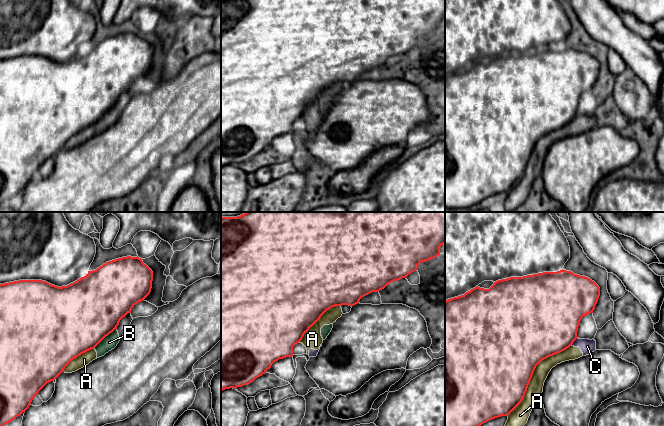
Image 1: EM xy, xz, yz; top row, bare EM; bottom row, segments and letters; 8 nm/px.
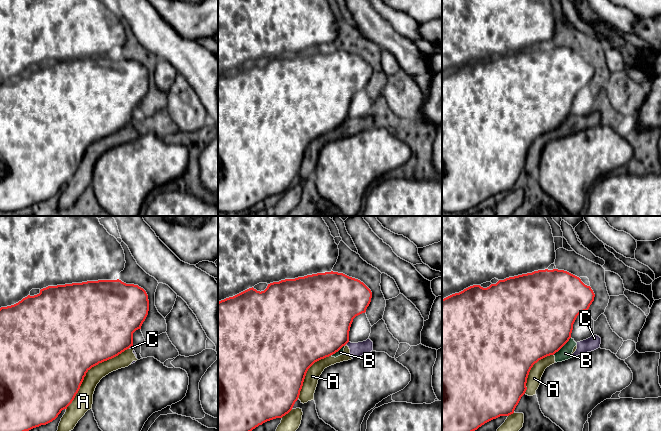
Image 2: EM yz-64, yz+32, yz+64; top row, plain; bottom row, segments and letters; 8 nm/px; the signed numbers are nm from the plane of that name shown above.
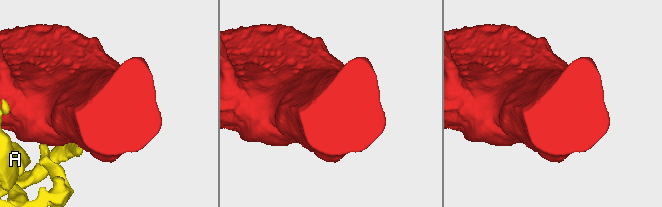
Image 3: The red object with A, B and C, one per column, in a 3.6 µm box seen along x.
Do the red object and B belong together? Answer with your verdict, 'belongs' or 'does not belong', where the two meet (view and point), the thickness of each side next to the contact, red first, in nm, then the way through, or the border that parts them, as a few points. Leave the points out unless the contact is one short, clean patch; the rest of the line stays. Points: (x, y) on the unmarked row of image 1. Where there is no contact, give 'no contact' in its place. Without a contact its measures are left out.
does not belong | xy (104, 113) | 500/110 nm | along xy (116, 104), (93, 124)

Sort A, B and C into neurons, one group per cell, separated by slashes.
A B C

